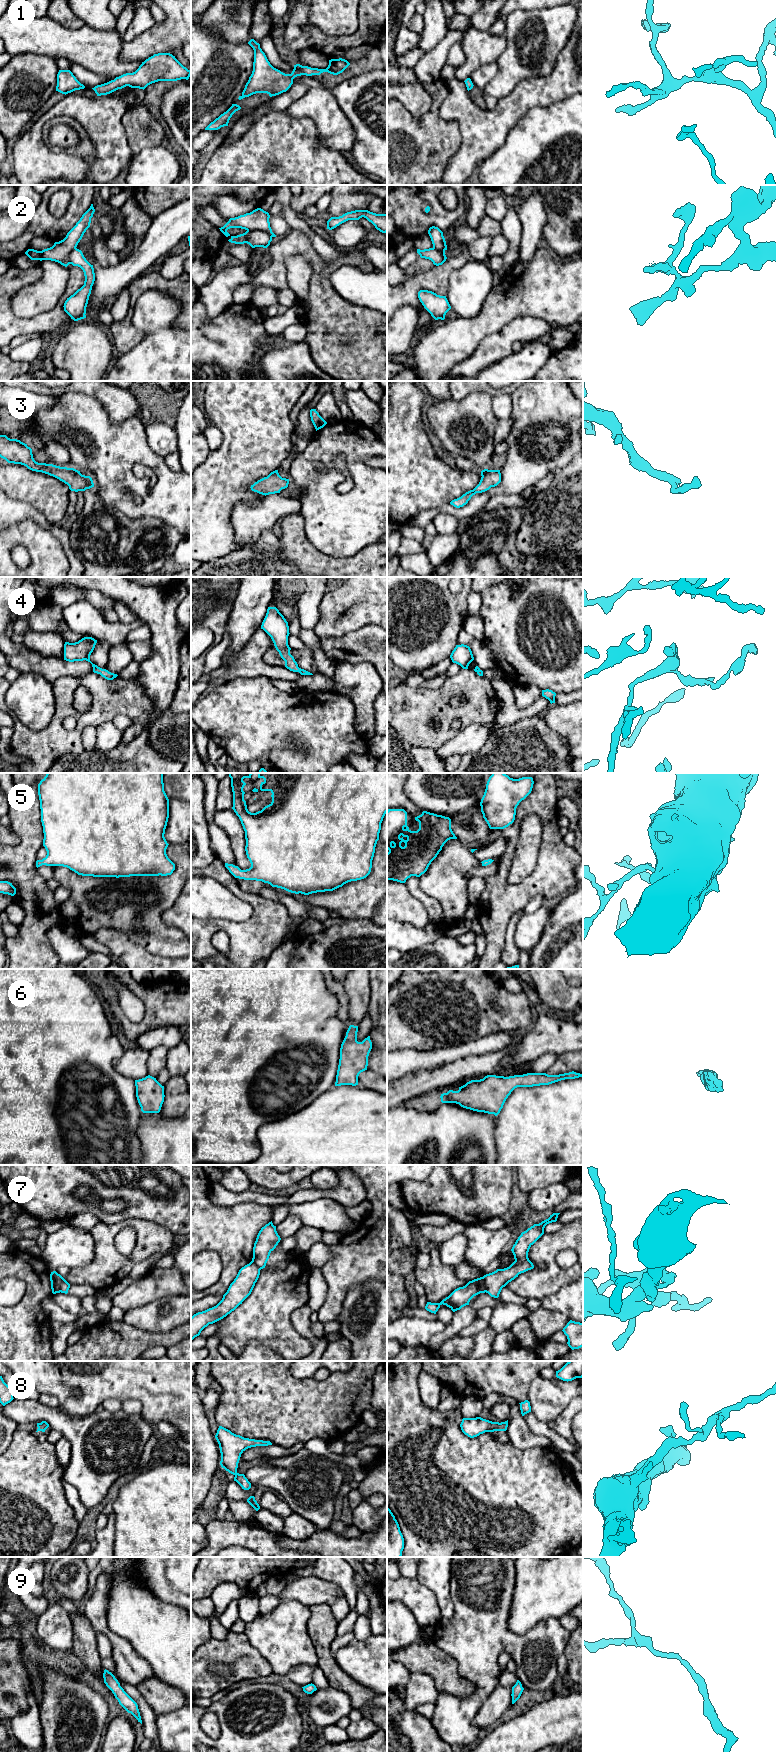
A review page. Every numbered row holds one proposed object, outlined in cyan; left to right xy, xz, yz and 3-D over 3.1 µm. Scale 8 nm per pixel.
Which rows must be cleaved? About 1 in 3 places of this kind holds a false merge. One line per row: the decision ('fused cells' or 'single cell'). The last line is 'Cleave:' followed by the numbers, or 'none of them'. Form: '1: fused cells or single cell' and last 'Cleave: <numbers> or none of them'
1: single cell
2: fused cells
3: single cell
4: single cell
5: single cell
6: single cell
7: fused cells
8: single cell
9: single cell
Cleave: 2, 7

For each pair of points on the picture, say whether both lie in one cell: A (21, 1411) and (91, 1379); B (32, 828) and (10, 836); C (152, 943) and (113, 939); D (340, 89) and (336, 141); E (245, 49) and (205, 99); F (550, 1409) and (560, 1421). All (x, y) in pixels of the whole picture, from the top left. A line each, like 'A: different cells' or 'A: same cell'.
A: different cells
B: different cells
C: different cells
D: different cells
E: same cell
F: different cells

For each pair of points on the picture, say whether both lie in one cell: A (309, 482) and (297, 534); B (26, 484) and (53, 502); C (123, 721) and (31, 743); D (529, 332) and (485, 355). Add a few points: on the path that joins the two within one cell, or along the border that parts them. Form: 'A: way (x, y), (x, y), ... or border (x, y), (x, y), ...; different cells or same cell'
A: border (299, 513), (303, 518), (303, 530), (307, 537); different cells
B: way (33, 487), (46, 495); same cell
C: border (111, 720), (118, 714), (125, 714), (133, 721); different cells
D: way (518, 332), (510, 333), (496, 347); same cell

